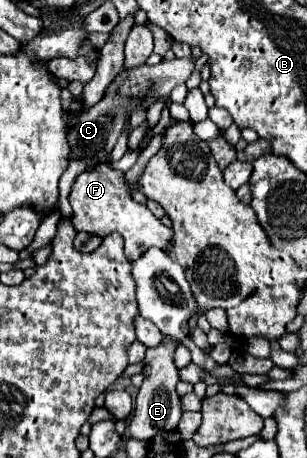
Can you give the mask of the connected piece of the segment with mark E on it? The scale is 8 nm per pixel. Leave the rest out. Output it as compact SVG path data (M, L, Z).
M164 336L158 346L146 348L146 356L142 360L144 382L142 382L138 398L136 398L136 412L132 414L132 420L128 424L130 438L134 438L134 440L150 440L156 434L174 432L180 422L182 408L180 408L180 396L176 392L176 384L180 378L178 378L178 368L174 364L176 346L178 346L178 338Z

